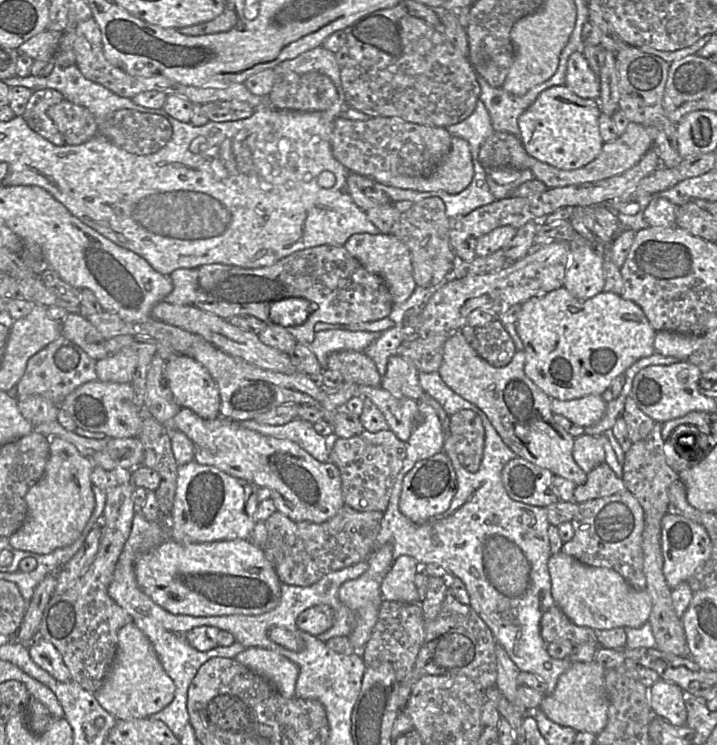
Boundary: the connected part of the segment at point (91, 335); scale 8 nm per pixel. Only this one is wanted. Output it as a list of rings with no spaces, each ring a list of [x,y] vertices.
[[[69,313],[62,324],[61,335],[77,344],[96,361],[110,354],[106,349],[107,339],[80,313]]]

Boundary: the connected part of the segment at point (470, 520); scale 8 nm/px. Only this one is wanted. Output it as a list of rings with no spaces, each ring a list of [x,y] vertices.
[[[418,401],[418,411],[419,422],[414,426],[406,442],[406,457],[394,483],[388,507],[383,513],[381,529],[376,538],[376,548],[390,543],[393,546],[394,560],[402,555],[408,555],[419,565],[436,564],[448,572],[449,578],[458,577],[465,584],[470,597],[470,606],[489,627],[497,643],[505,649],[520,671],[542,678],[547,684],[544,695],[550,695],[554,692],[560,676],[572,663],[568,658],[552,658],[547,652],[547,643],[540,634],[540,621],[543,614],[556,605],[551,594],[551,579],[548,571],[548,562],[552,554],[546,508],[517,502],[509,497],[503,486],[502,470],[517,455],[504,443],[488,417],[480,411],[479,417],[485,430],[485,442],[479,470],[471,473],[457,460],[457,465],[454,465],[457,491],[449,509],[421,524],[409,520],[399,509],[403,478],[416,462],[444,451],[445,440],[445,432],[434,408],[423,401]]]

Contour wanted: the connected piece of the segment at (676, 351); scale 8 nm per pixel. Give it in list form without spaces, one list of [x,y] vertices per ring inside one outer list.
[[[670,331],[656,332],[654,340],[655,352],[663,356],[676,357],[682,361],[686,361],[700,344],[701,336]]]

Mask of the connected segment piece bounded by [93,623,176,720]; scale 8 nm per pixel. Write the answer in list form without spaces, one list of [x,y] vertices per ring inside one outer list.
[[[128,623],[118,633],[118,648],[101,688],[93,693],[99,704],[117,720],[147,718],[167,707],[175,696],[176,686],[164,670],[146,635]]]

